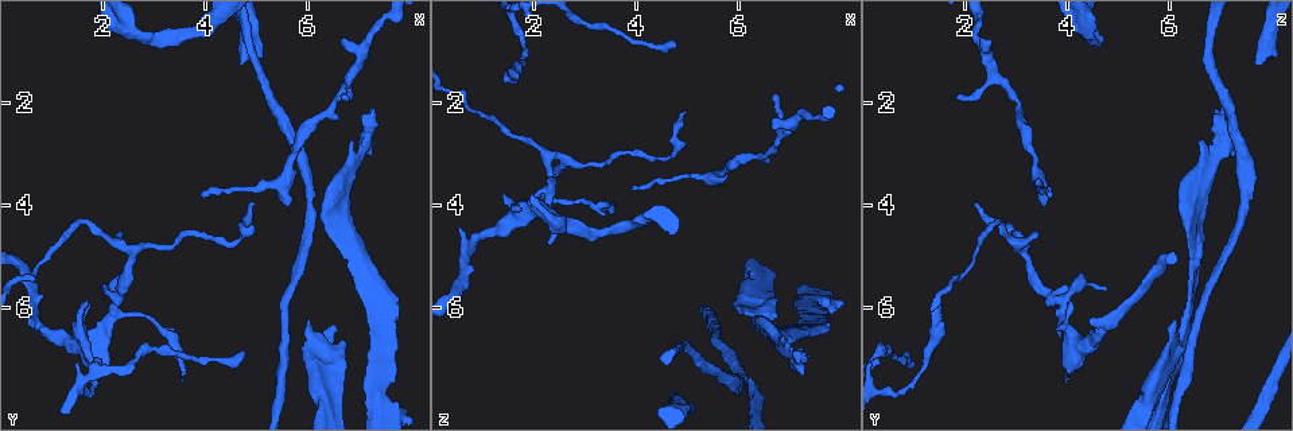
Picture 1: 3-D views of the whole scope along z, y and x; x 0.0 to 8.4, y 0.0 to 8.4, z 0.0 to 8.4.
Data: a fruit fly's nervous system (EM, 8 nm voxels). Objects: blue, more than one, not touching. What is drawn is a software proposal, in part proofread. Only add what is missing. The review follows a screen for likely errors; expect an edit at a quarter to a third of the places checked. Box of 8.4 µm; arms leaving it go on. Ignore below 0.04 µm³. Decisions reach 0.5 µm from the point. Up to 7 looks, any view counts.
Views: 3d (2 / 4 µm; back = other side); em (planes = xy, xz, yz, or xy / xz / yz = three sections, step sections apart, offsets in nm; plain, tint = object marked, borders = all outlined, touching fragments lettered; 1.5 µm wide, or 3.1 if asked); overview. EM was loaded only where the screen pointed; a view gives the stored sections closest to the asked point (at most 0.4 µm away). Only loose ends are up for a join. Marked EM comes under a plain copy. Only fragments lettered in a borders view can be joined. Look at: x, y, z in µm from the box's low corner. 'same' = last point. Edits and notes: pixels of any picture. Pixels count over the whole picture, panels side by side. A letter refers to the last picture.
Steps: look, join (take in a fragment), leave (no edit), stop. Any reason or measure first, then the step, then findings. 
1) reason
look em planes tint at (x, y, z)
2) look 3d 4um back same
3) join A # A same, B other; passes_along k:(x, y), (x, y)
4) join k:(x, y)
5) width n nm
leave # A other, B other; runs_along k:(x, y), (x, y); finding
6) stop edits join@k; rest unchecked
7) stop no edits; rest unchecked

look em yz step 8 borders at (6.90, 2.75, 6.60)

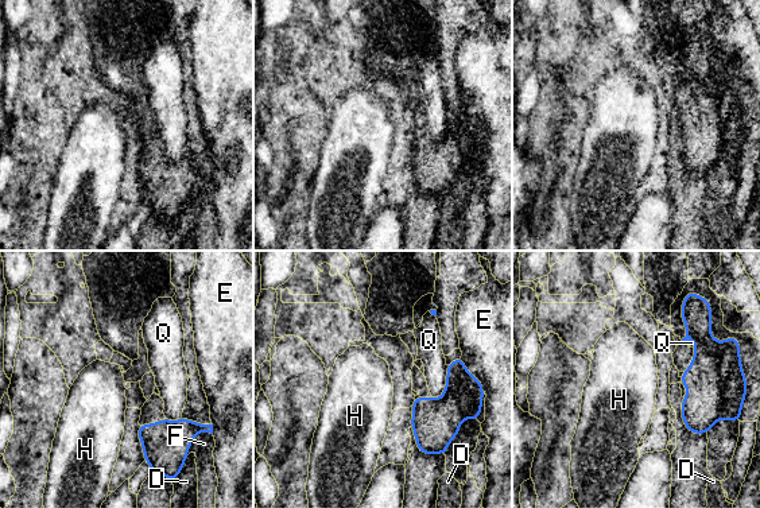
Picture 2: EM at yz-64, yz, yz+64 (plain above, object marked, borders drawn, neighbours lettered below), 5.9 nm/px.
leave # D other, E other, F other, H other, Q other; none of them fits

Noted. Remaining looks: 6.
branch stops here
look 3d 2um back at (4.95, 3.95, 2.20)

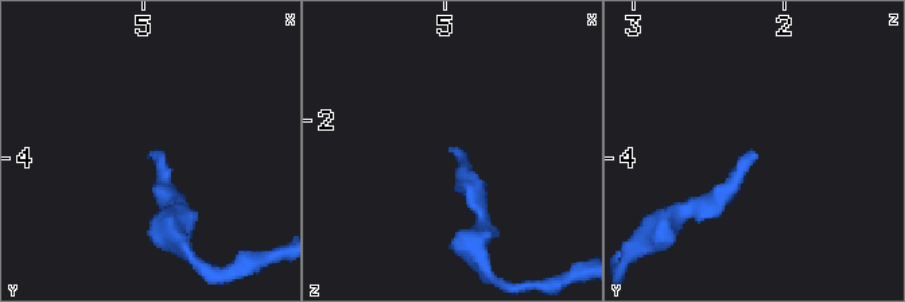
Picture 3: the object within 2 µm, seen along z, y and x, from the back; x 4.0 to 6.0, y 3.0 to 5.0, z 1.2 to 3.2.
shape alone is not enough
look em xz step 8 borders at (4.94, 3.98, 2.18)

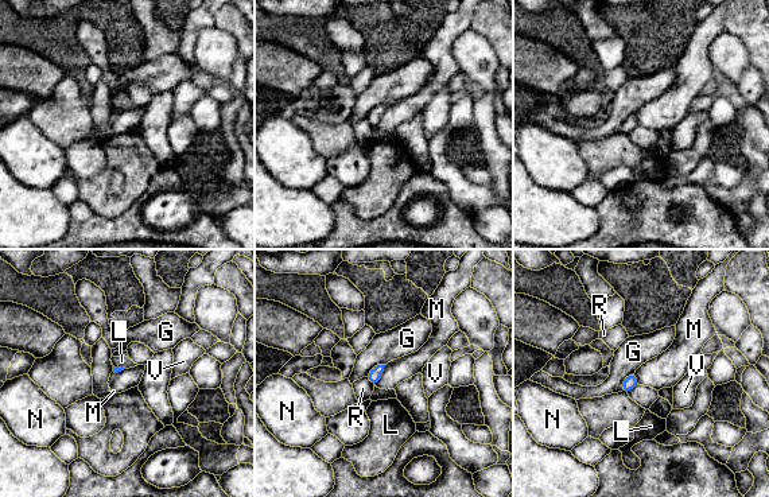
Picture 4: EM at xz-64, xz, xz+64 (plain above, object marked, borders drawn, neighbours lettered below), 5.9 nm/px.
look em planes borders same

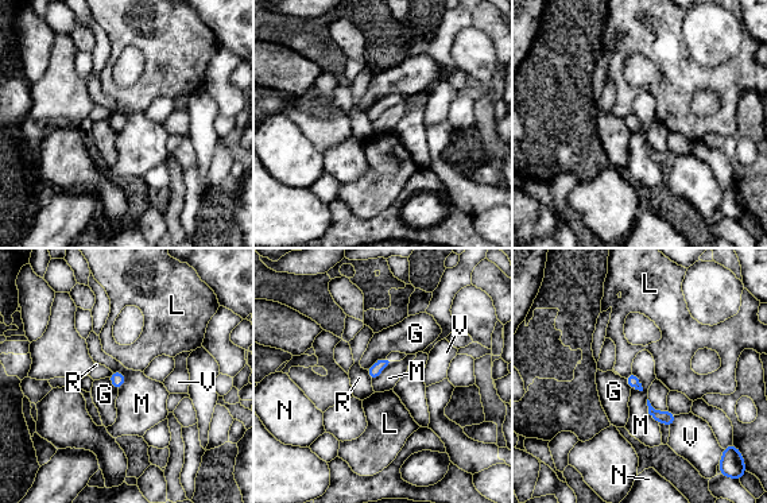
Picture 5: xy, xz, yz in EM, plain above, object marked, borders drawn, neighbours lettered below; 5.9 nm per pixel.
width 70 nm
leave # G other, L other, M other, N other, R other, V other; border 5:(631, 371), (624, 378); none of them fits

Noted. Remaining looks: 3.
long arm stops here
look em planes borders at (1.70, 5.90, 1.50)

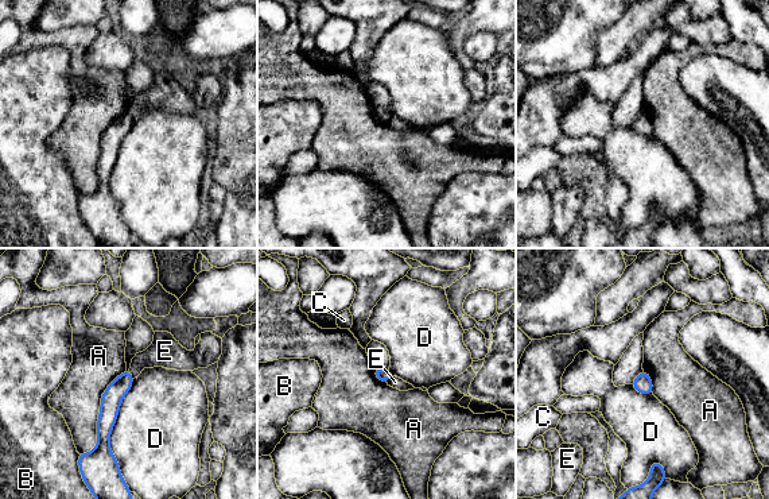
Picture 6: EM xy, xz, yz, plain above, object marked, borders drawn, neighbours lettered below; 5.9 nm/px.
leave # A other, B other, C other, D other, E other; runs_along 6:(127, 375), (104, 425), (108, 456); none of them fits

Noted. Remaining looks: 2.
stop no edits; rest unchecked

